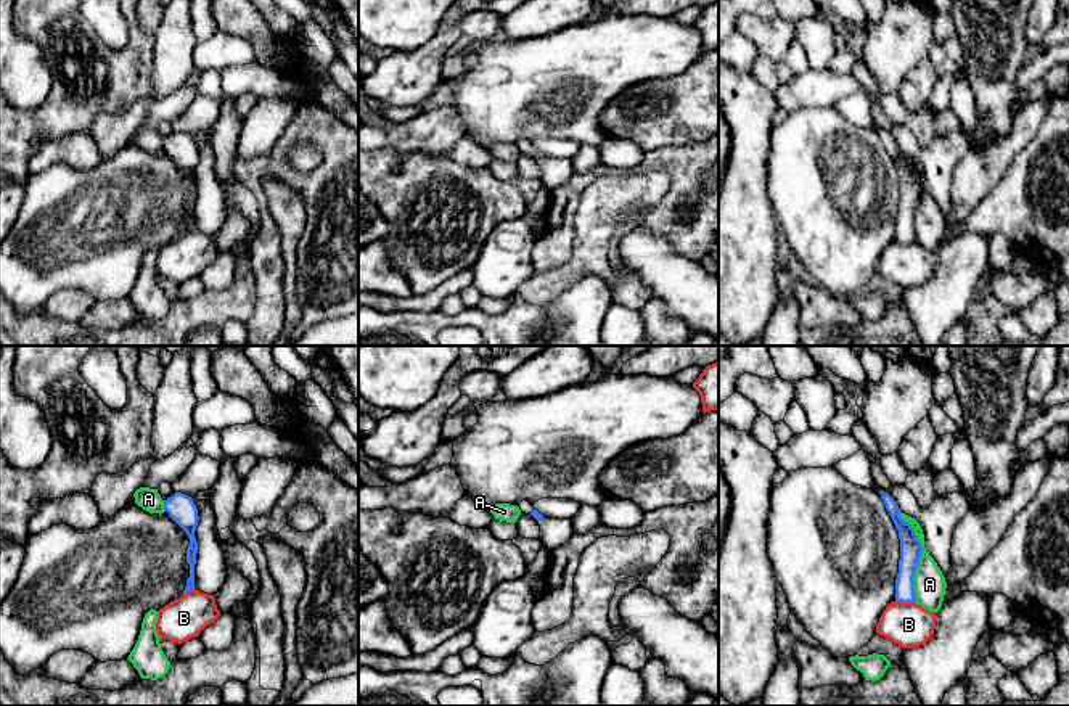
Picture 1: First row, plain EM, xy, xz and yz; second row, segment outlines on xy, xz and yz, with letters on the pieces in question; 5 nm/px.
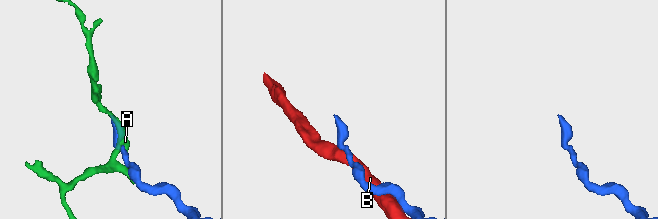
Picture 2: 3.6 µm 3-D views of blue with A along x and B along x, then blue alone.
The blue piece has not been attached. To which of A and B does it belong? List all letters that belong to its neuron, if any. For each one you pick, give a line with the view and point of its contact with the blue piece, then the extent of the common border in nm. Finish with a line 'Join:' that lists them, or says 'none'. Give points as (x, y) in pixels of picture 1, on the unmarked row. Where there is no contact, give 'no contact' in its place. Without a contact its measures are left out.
Join: none

